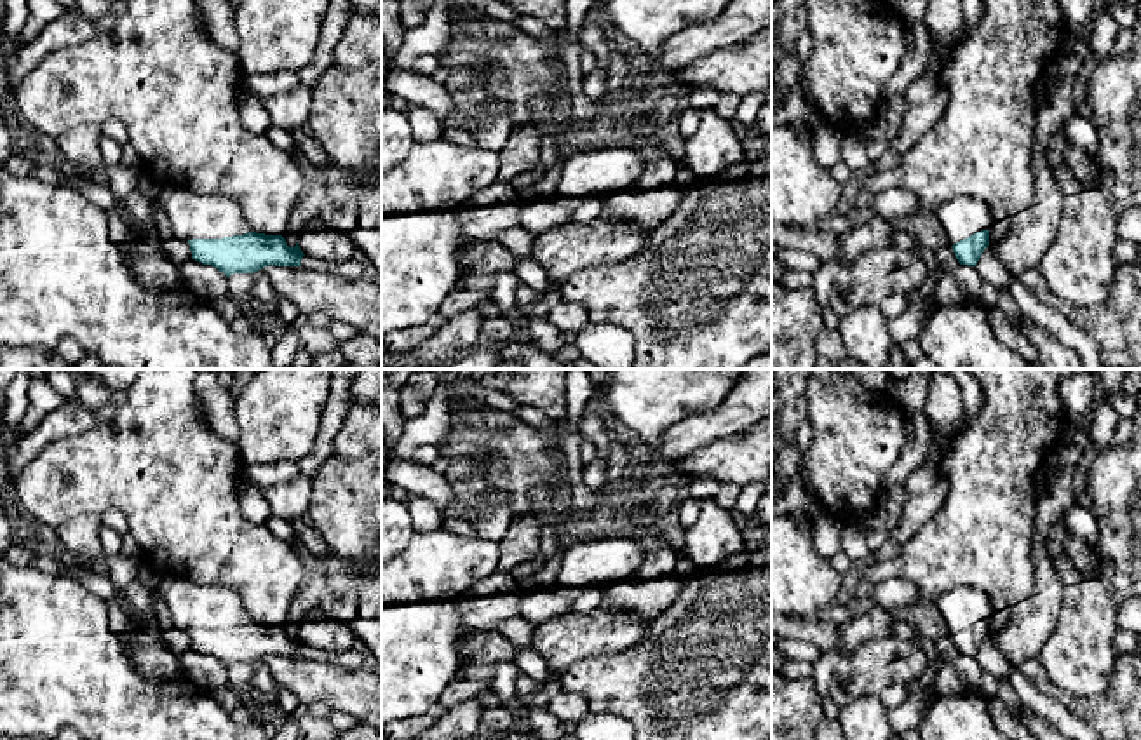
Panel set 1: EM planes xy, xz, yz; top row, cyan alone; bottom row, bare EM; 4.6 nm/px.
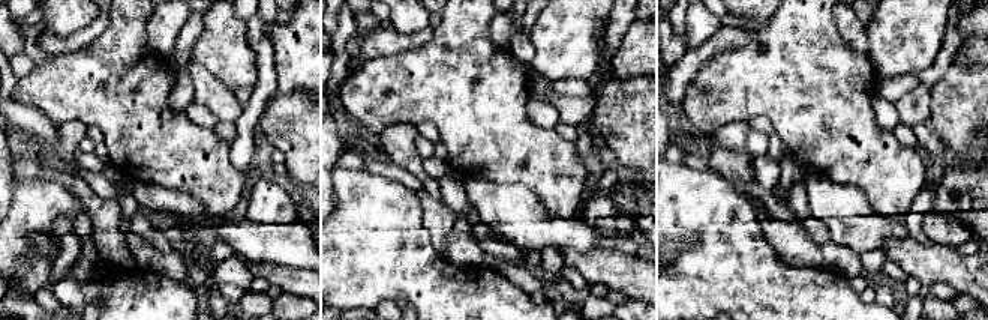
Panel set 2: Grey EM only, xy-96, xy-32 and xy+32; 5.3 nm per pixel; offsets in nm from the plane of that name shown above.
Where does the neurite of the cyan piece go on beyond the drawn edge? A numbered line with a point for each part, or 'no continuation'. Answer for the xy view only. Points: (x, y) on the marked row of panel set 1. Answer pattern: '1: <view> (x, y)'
1: xy (192, 216)

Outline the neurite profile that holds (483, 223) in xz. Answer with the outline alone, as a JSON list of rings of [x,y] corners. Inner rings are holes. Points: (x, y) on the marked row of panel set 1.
[[[500,178],[458,202],[460,232],[467,242],[496,240],[500,230],[519,225],[519,216],[528,205],[530,202],[517,197],[512,183]]]

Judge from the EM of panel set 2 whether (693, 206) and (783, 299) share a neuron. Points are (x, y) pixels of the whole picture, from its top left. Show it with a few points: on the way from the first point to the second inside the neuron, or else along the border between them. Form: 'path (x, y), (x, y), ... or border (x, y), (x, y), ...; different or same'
path (709, 230), (759, 280); same

